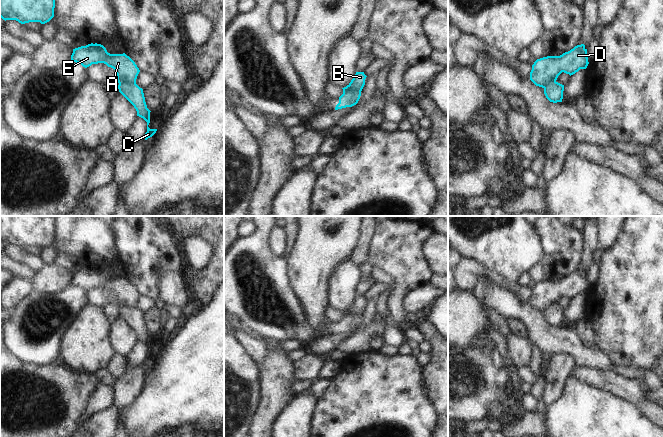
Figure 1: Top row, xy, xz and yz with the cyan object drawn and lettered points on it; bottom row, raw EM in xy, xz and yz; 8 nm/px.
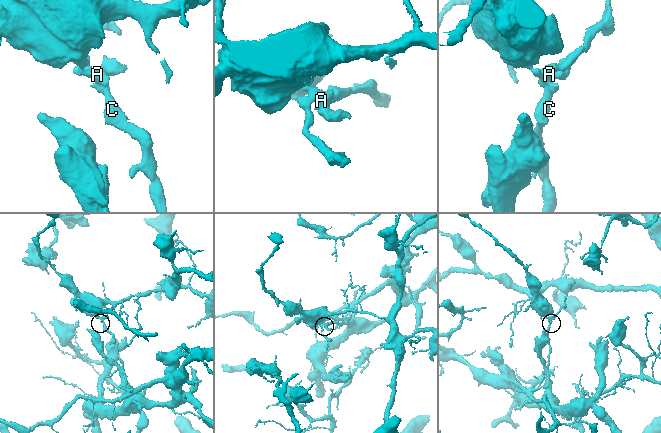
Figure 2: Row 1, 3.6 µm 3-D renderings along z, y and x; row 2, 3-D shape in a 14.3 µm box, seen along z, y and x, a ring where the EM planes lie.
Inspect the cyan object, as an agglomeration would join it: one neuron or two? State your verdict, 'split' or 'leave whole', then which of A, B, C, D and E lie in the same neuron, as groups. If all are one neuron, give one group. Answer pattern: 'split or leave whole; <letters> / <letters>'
split; A B D E / C

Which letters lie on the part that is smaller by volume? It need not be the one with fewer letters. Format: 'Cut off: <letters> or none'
Cut off: C

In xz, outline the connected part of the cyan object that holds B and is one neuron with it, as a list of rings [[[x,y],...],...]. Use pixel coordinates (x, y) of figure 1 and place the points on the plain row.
[[[356,296],[355,300],[351,304],[351,306],[343,313],[343,316],[354,316],[354,317],[359,317],[362,315],[364,309],[365,309],[365,303],[366,299],[364,296]]]

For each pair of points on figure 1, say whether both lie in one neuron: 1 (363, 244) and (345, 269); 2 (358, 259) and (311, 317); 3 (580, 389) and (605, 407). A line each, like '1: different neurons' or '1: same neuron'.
1: different neurons
2: different neurons
3: same neuron

